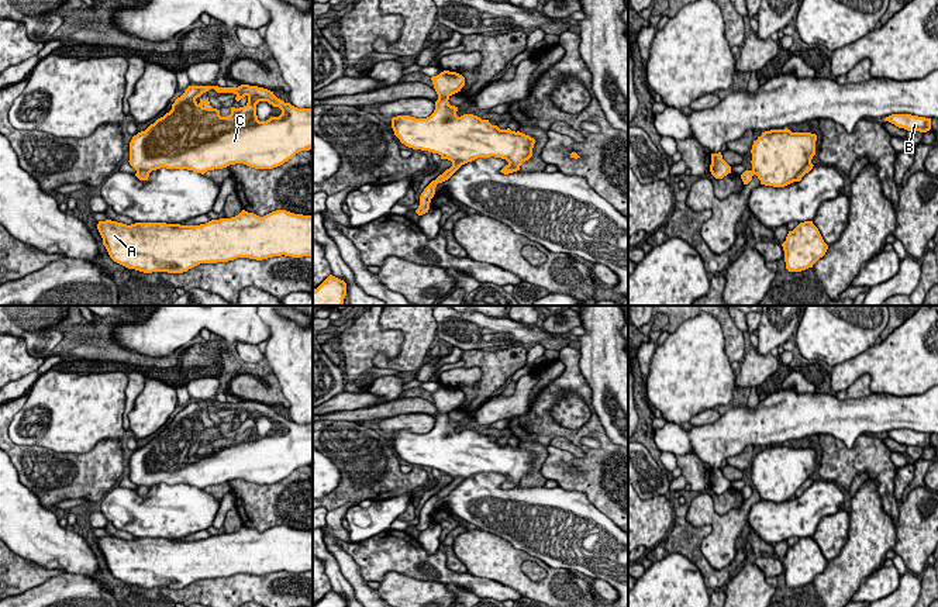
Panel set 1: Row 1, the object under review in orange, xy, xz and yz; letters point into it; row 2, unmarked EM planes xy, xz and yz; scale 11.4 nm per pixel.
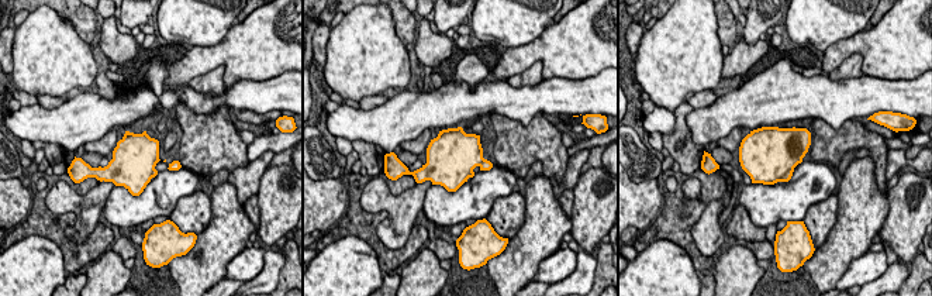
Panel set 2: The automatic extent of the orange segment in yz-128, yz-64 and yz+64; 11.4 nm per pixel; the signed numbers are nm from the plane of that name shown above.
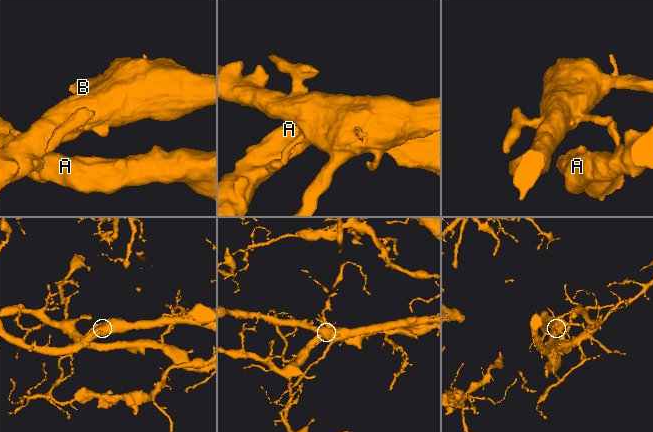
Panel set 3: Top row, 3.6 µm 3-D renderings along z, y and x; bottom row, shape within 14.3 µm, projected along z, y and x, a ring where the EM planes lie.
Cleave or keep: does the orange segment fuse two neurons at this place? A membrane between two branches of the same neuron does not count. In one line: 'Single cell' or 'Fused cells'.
Fused cells

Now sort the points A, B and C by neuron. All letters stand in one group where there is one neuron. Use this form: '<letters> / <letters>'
A / B C

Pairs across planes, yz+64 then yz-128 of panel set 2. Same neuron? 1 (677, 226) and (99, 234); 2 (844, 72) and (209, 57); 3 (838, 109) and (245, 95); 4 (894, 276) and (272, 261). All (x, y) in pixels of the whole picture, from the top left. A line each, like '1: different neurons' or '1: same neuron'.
1: same neuron
2: different neurons
3: same neuron
4: same neuron

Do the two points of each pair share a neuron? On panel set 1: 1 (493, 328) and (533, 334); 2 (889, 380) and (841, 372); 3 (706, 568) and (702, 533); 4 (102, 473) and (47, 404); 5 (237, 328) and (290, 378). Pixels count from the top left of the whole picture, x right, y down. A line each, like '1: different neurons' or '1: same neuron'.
1: same neuron
2: same neuron
3: same neuron
4: different neurons
5: different neurons

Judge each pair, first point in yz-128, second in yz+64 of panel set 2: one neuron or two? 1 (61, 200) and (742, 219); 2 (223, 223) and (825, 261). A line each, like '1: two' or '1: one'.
1: two
2: one

